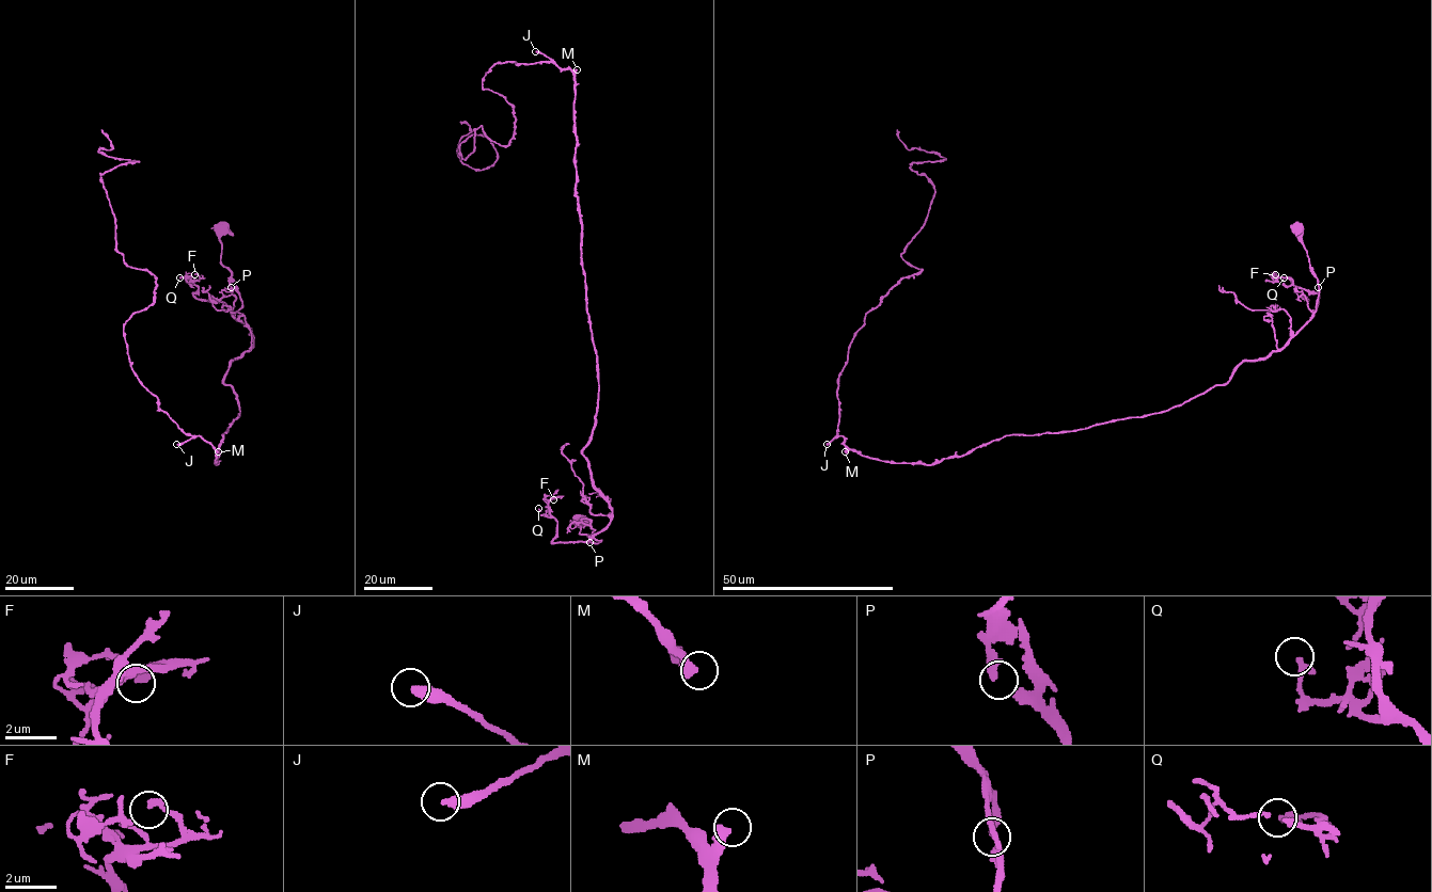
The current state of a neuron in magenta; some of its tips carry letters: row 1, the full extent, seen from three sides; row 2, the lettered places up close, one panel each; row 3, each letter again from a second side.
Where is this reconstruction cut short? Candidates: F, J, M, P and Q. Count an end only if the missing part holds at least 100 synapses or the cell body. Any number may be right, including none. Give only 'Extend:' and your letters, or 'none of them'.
Extend: J

